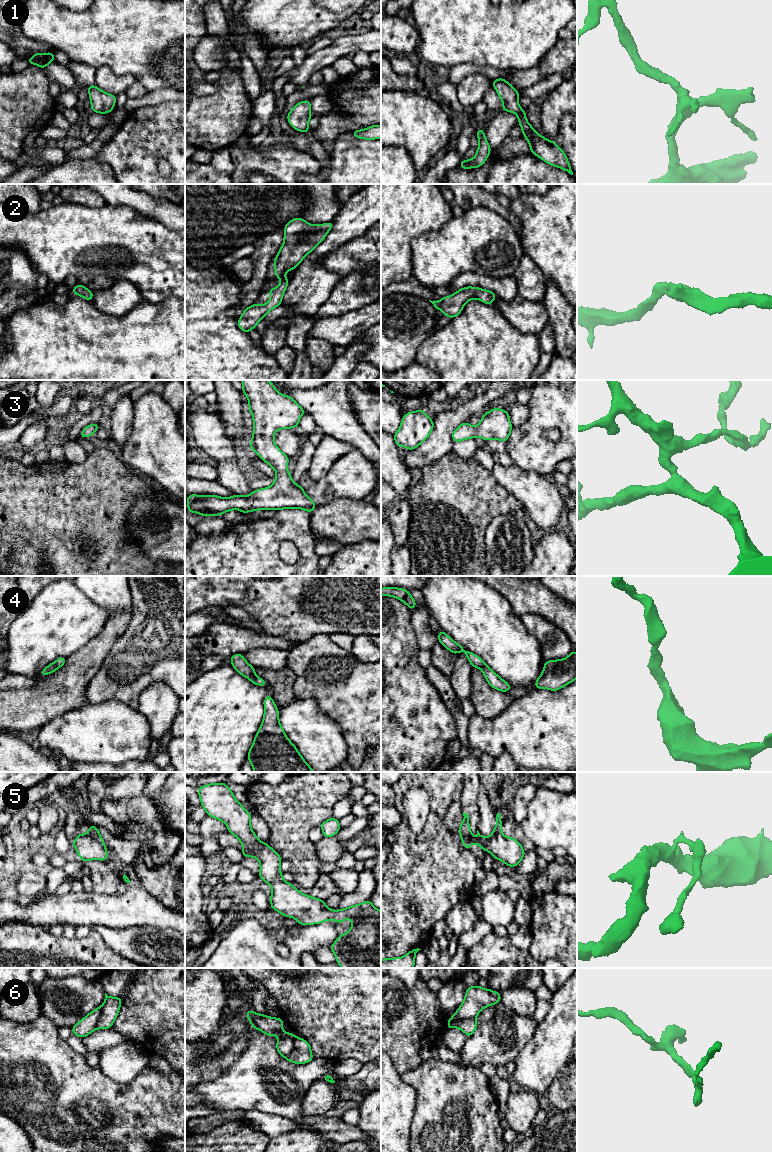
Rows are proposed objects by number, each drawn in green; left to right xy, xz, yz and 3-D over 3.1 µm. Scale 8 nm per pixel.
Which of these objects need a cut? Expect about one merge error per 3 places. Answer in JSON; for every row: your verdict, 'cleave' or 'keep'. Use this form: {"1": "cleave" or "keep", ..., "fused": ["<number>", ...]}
{"1": "keep", "2": "keep", "3": "keep", "4": "keep", "5": "keep", "6": "cleave", "fused": ["6"]}

